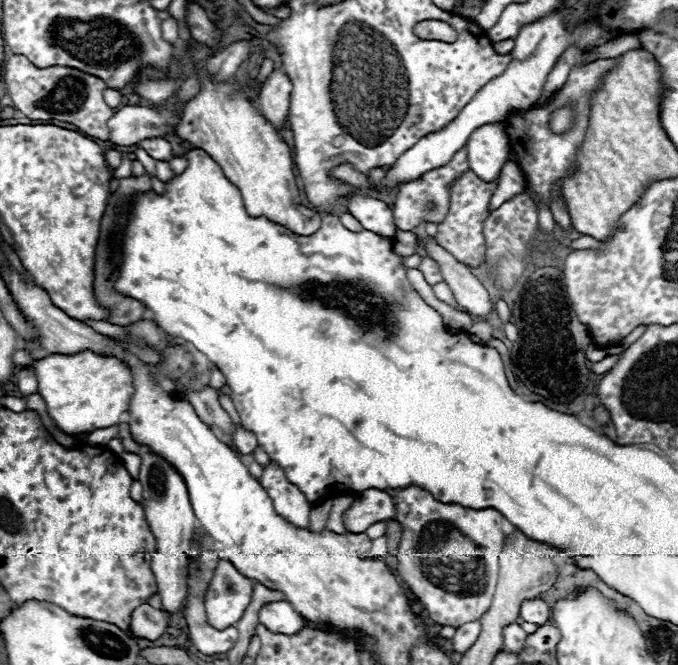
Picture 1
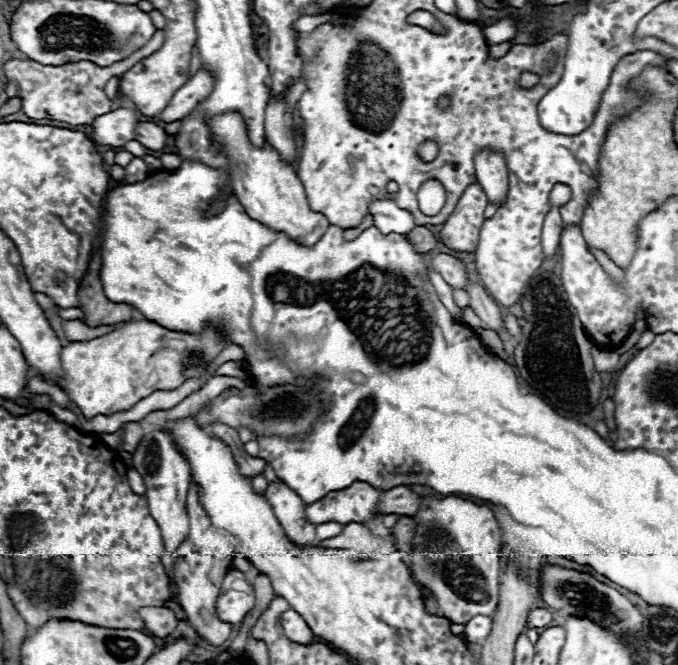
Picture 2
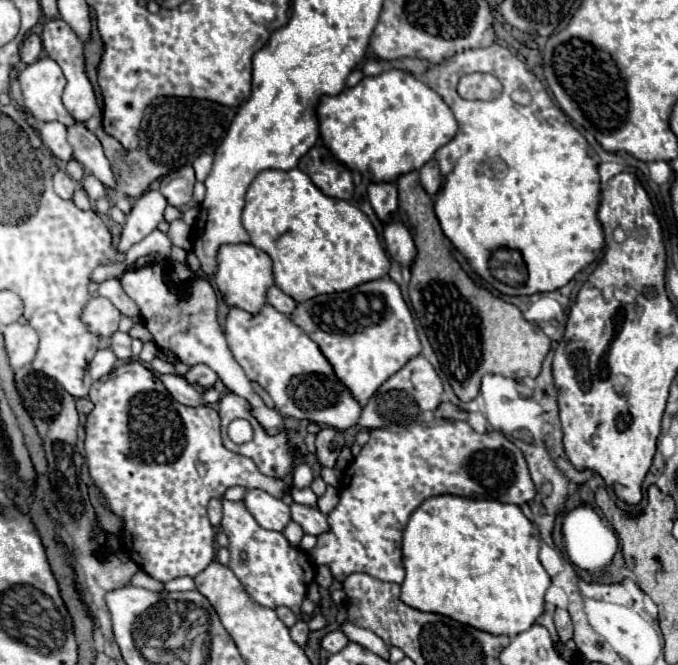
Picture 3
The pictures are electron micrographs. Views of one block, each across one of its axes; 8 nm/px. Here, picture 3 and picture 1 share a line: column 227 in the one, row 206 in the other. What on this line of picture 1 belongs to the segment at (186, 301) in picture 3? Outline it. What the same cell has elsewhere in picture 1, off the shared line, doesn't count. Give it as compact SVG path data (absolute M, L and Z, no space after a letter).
M356 195L350 198L350 202L344 208L348 214L352 214L364 230L372 230L380 236L392 238L396 234L396 224L394 224L394 216L392 210L376 198L368 198L368 196Z

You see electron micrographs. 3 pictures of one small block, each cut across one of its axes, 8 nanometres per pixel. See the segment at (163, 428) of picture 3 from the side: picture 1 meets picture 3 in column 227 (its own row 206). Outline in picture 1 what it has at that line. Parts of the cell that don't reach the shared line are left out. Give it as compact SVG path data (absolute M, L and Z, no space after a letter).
M472 170L462 174L458 180L452 182L450 186L450 208L444 218L444 222L438 224L438 234L434 236L444 250L448 250L460 264L466 264L470 268L478 268L484 264L484 254L486 254L486 240L484 240L484 222L490 214L490 198L496 190L498 182L484 182L478 178Z

